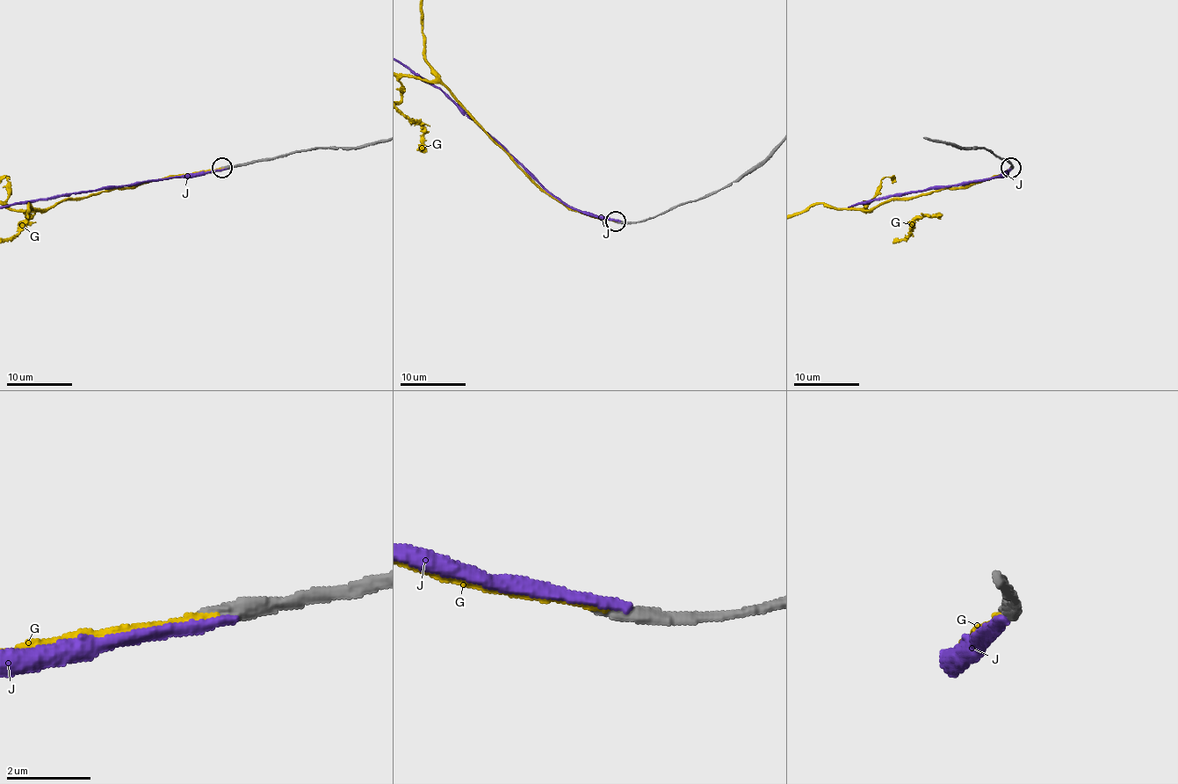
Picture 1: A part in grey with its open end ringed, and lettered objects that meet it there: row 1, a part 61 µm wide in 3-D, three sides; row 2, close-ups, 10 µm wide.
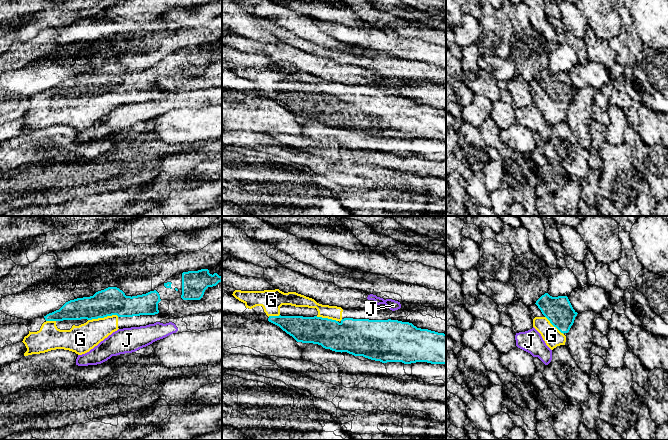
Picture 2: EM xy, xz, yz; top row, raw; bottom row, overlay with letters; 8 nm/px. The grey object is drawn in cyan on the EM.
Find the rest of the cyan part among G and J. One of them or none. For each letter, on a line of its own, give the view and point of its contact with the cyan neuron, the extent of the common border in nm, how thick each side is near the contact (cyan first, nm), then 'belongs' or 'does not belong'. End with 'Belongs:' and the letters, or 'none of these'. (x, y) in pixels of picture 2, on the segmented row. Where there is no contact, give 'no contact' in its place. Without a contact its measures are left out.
G: xy (103, 317) | 260 nm | 220/220 nm | belongs
J: no contact | does not belong
Belongs: G

